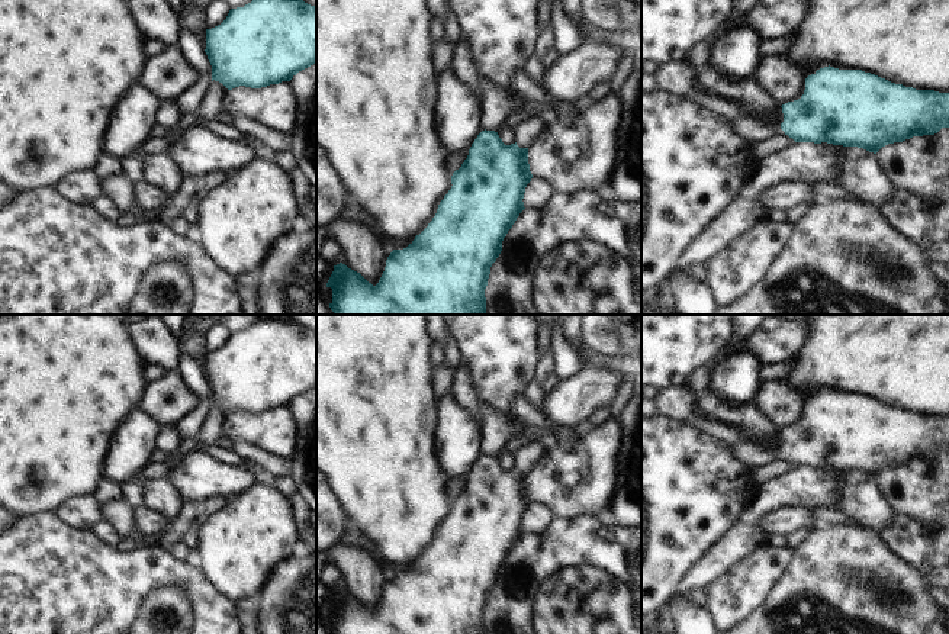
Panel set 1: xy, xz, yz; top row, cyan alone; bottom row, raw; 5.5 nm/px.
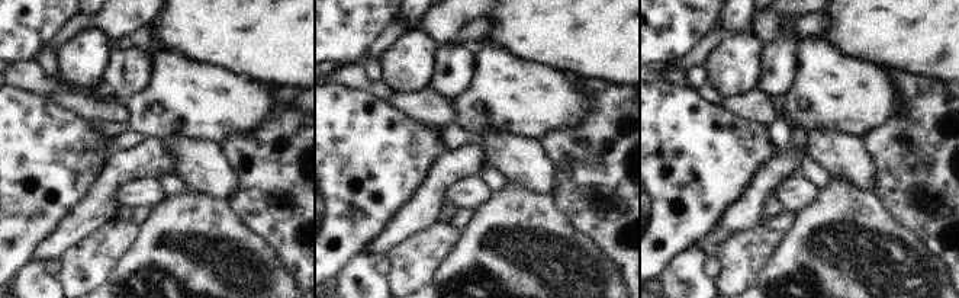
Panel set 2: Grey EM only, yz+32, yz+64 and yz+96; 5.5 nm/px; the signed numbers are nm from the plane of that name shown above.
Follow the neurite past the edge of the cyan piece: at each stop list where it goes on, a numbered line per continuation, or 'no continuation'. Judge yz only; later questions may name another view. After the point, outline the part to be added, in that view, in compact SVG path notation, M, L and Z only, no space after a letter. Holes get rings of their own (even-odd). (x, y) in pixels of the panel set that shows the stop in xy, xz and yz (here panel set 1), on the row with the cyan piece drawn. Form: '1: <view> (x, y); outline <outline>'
1: yz (750, 129); outline M743 116L736 120L728 120L736 133L749 144L763 142L775 136L788 136L781 126L772 126L750 116Z

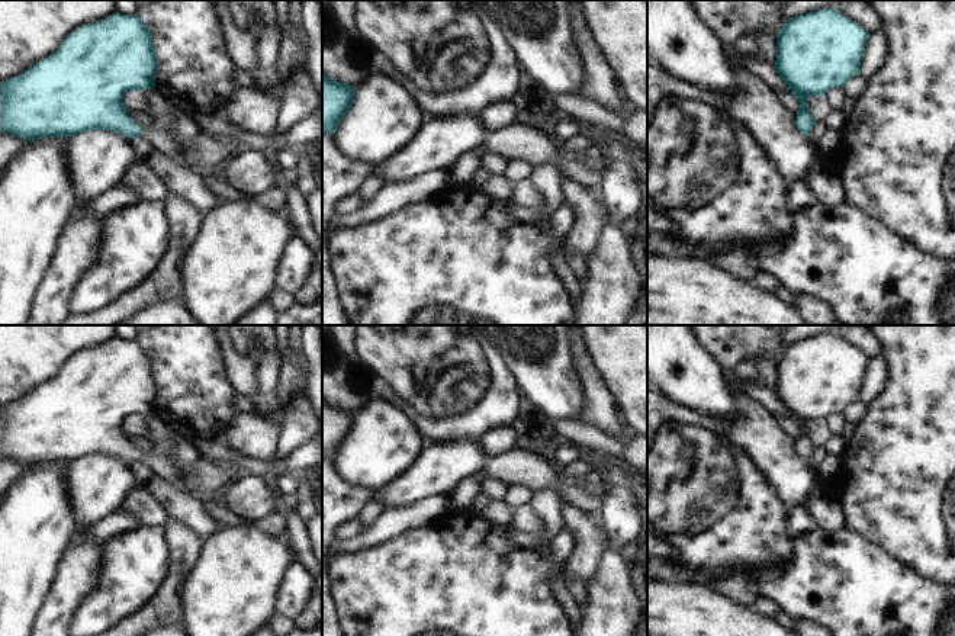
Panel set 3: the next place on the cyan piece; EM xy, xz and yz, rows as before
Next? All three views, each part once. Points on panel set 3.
1: xy (160, 141); outline M142 128L142 132L138 138L145 138L155 151L167 155L176 166L187 168L177 142L173 141L165 132L155 128Z

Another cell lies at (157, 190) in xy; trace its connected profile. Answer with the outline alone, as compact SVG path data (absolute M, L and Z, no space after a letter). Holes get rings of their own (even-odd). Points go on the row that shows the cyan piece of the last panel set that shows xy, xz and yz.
M135 138L134 142L139 152L139 160L132 168L135 179L142 183L142 189L149 202L165 202L171 192L167 183L154 171L149 164L149 158L154 152L152 145L145 138Z

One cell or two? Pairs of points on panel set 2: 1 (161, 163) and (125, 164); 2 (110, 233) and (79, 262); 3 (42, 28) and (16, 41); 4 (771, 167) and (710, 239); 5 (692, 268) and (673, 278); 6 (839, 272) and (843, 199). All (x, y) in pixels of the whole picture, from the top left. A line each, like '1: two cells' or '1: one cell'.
1: one cell
2: one cell
3: one cell
4: one cell
5: one cell
6: one cell

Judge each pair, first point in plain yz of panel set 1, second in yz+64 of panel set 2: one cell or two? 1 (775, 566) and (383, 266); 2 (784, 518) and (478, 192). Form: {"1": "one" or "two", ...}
{"1": "two", "2": "one"}

